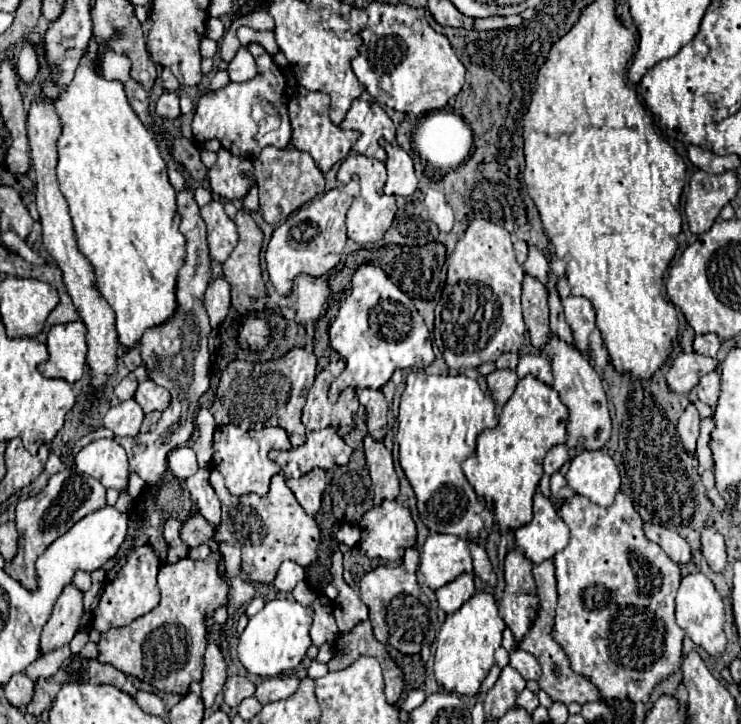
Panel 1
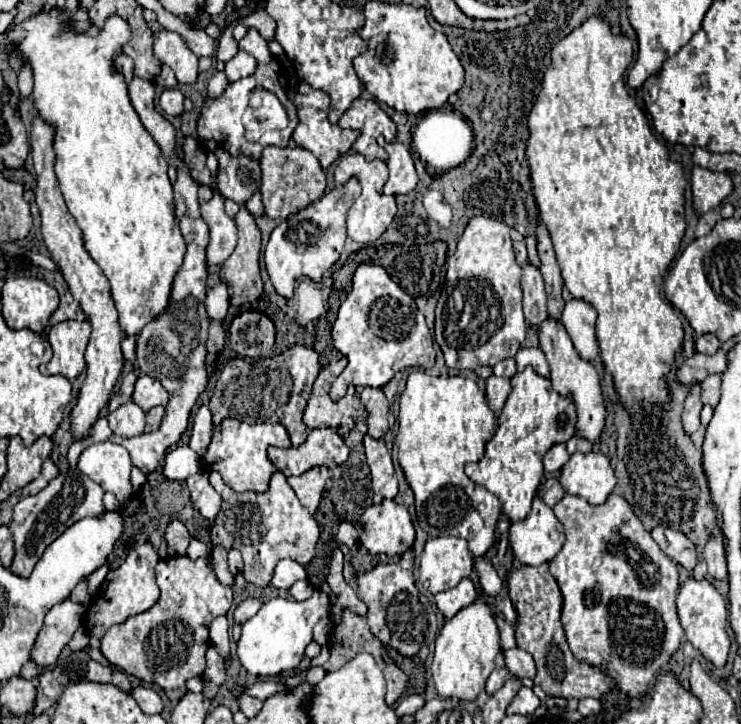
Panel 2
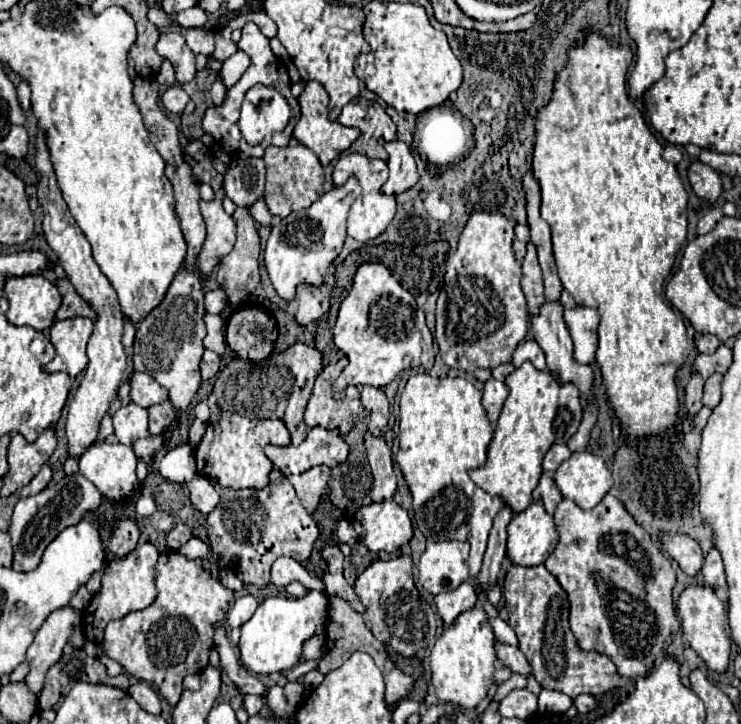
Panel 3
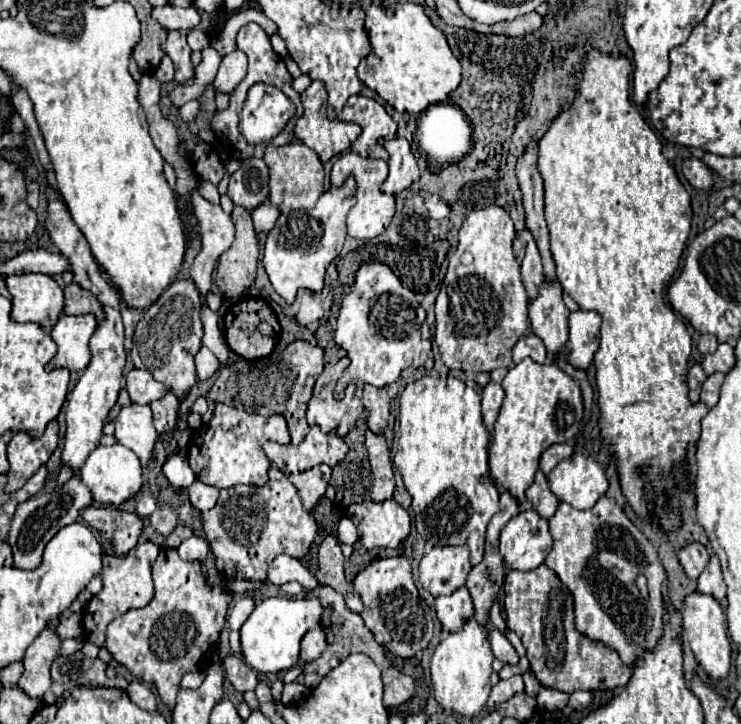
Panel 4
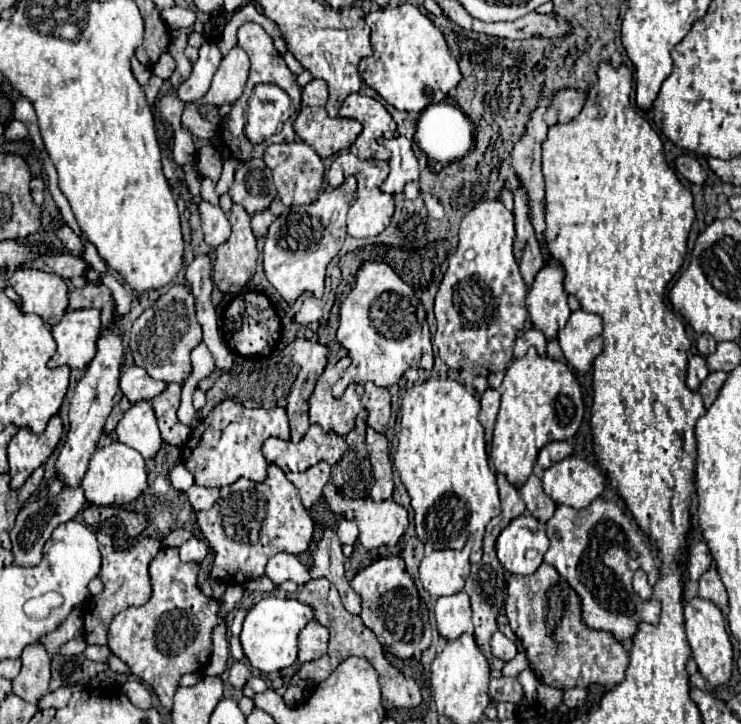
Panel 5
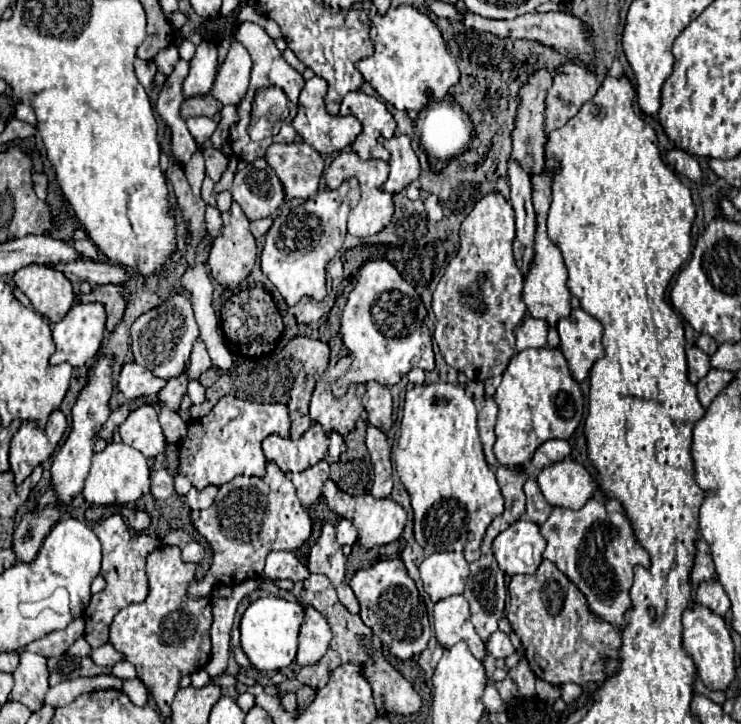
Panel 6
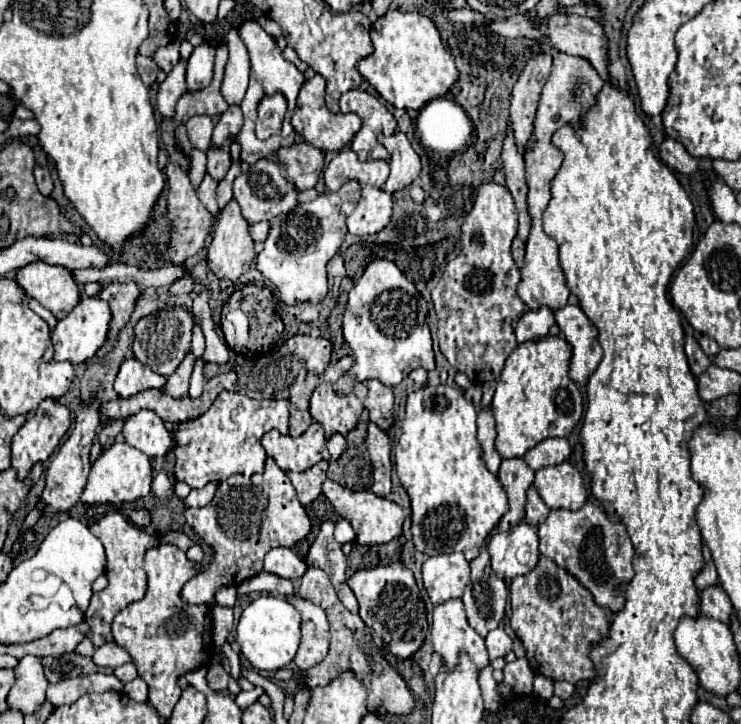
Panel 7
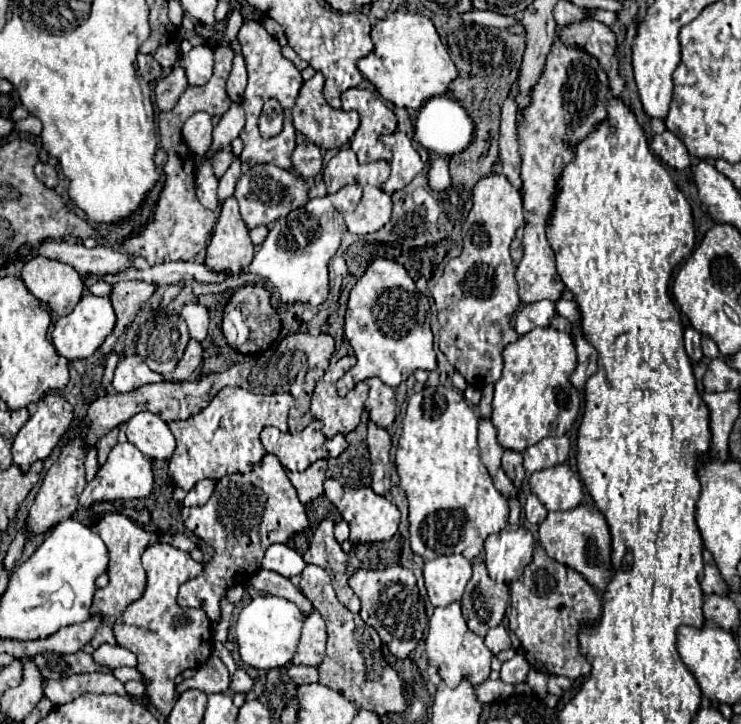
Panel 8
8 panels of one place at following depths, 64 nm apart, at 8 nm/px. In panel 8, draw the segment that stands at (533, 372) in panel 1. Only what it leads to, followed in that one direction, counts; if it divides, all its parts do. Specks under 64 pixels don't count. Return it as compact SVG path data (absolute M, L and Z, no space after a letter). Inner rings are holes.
M540 300L540 302L534 302L534 304L526 304L518 310L514 328L516 328L518 336L528 334L532 328L548 328L554 314L556 314L554 302L550 302L550 300Z

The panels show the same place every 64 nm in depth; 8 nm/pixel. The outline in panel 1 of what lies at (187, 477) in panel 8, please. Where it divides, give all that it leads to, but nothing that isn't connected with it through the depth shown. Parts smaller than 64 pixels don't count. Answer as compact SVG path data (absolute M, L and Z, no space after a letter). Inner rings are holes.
M234 424L216 428L214 432L214 460L212 466L224 476L226 480L226 488L230 490L230 494L234 496L244 496L244 494L258 494L258 496L266 496L268 494L268 486L270 486L270 478L274 474L280 474L280 466L274 464L268 458L268 452L276 448L276 450L290 450L290 440L286 436L286 432L282 428L264 428L264 430L240 430Z

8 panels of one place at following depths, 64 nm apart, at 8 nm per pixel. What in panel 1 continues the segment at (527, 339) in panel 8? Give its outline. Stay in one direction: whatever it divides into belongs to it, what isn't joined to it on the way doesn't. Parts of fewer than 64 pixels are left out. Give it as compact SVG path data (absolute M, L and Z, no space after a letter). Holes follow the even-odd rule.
M526 376L502 408L498 426L484 430L478 436L476 452L462 462L470 486L484 498L484 506L494 512L500 534L532 522L532 496L542 478L542 460L552 446L566 442L566 420L568 410L560 402L558 392Z

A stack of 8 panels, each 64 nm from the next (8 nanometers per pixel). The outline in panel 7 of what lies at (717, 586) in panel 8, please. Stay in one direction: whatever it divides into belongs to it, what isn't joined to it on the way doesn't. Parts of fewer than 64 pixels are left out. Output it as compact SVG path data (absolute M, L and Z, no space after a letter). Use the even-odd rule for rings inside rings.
M706 544L702 546L702 556L704 556L704 566L694 580L698 590L704 590L706 586L712 586L718 582L718 574L716 574L716 568L714 568L714 562L712 562L712 556L710 556L710 550Z

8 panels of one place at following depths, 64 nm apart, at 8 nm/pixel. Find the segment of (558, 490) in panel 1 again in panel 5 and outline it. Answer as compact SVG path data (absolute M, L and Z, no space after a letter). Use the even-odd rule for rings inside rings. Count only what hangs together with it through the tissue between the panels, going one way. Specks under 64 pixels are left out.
M532 474L528 478L528 482L520 488L520 494L524 498L524 504L526 504L526 510L540 522L548 522L556 510L556 504L554 500L544 492L542 484L540 484L540 478L536 474Z

